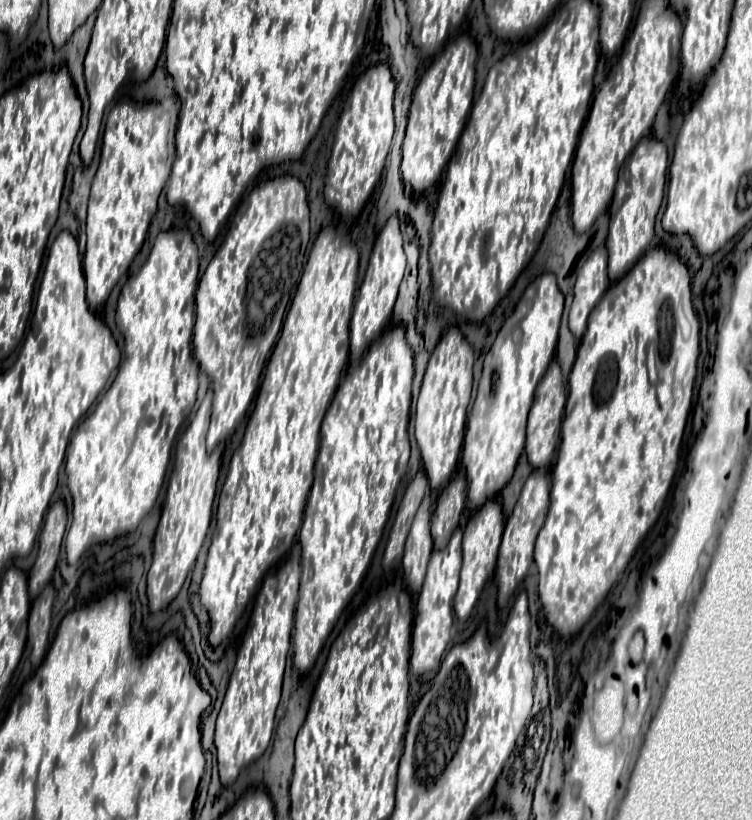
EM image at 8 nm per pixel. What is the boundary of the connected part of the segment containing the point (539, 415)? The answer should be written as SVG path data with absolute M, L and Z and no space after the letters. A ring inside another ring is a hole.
M557 360L551 362L547 374L543 376L543 380L539 382L537 390L535 390L535 400L529 412L529 422L527 422L527 444L525 444L525 452L529 458L529 464L533 468L549 468L559 444L559 430L561 430L561 420L563 420L565 405L567 402L567 394L563 378L561 378L561 368L557 364Z

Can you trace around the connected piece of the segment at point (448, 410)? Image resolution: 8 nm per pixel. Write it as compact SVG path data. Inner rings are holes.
M453 326L449 332L439 340L437 348L429 358L429 366L423 378L419 402L417 402L417 418L415 418L415 438L421 450L425 476L433 492L443 490L447 482L453 478L459 462L459 452L465 436L465 418L467 406L471 400L471 386L473 386L473 348L469 344L467 356L467 340L463 334Z

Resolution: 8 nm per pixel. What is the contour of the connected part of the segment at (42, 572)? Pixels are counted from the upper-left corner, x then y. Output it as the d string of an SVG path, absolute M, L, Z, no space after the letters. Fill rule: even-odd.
M59 500L49 508L45 522L43 522L43 528L41 528L41 534L39 534L37 560L35 560L35 566L29 574L31 598L37 598L39 592L51 582L51 576L53 576L53 570L55 570L55 564L59 558L65 528L67 528L67 510L65 510L65 504Z

